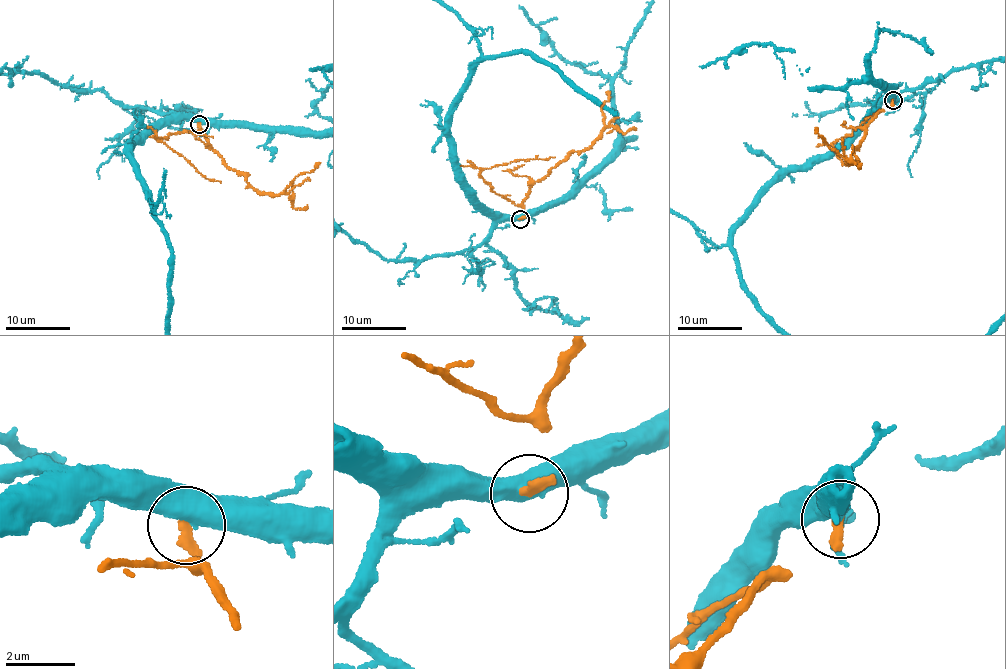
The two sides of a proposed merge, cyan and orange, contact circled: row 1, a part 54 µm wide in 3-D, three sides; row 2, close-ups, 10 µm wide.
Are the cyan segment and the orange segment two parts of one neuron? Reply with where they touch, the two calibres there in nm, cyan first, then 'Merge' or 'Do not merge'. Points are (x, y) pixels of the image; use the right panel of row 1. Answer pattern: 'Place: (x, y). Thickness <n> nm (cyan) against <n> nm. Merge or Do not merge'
Place: (893, 100). Thickness 480 nm (cyan) against 280 nm. Do not merge

